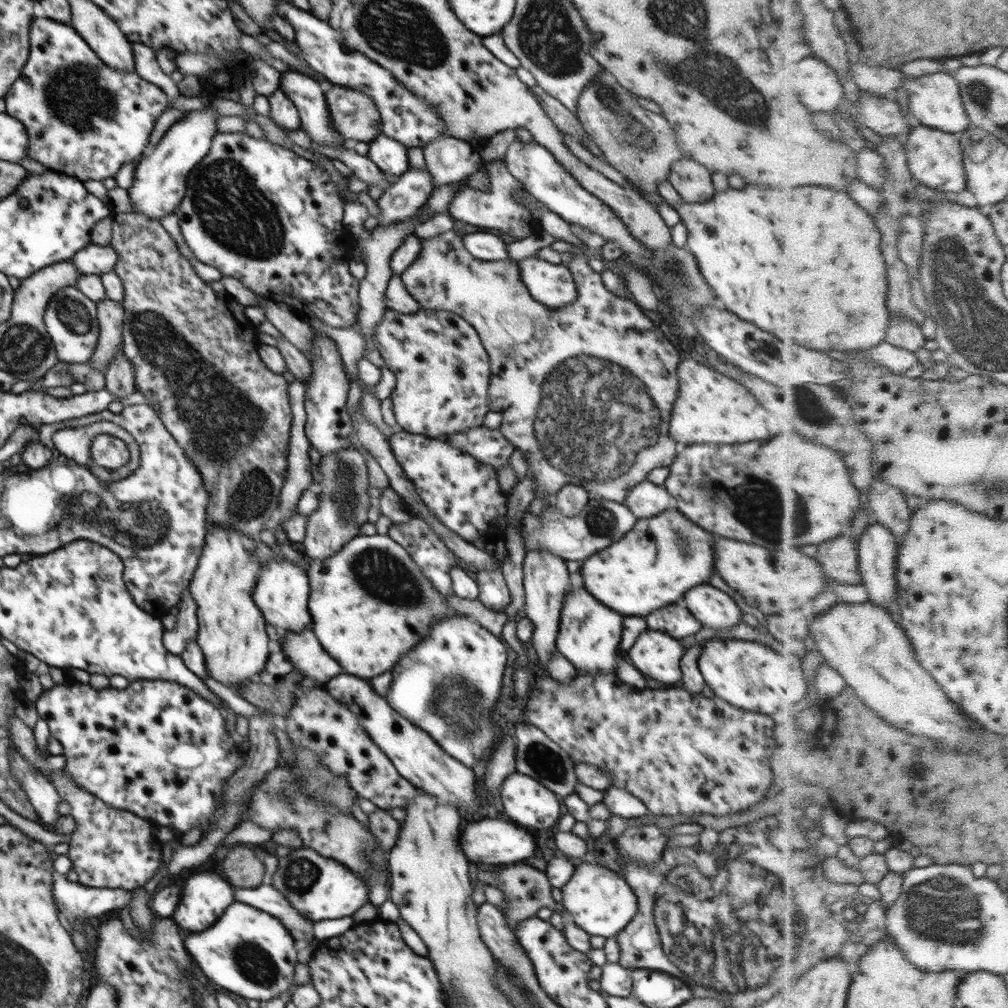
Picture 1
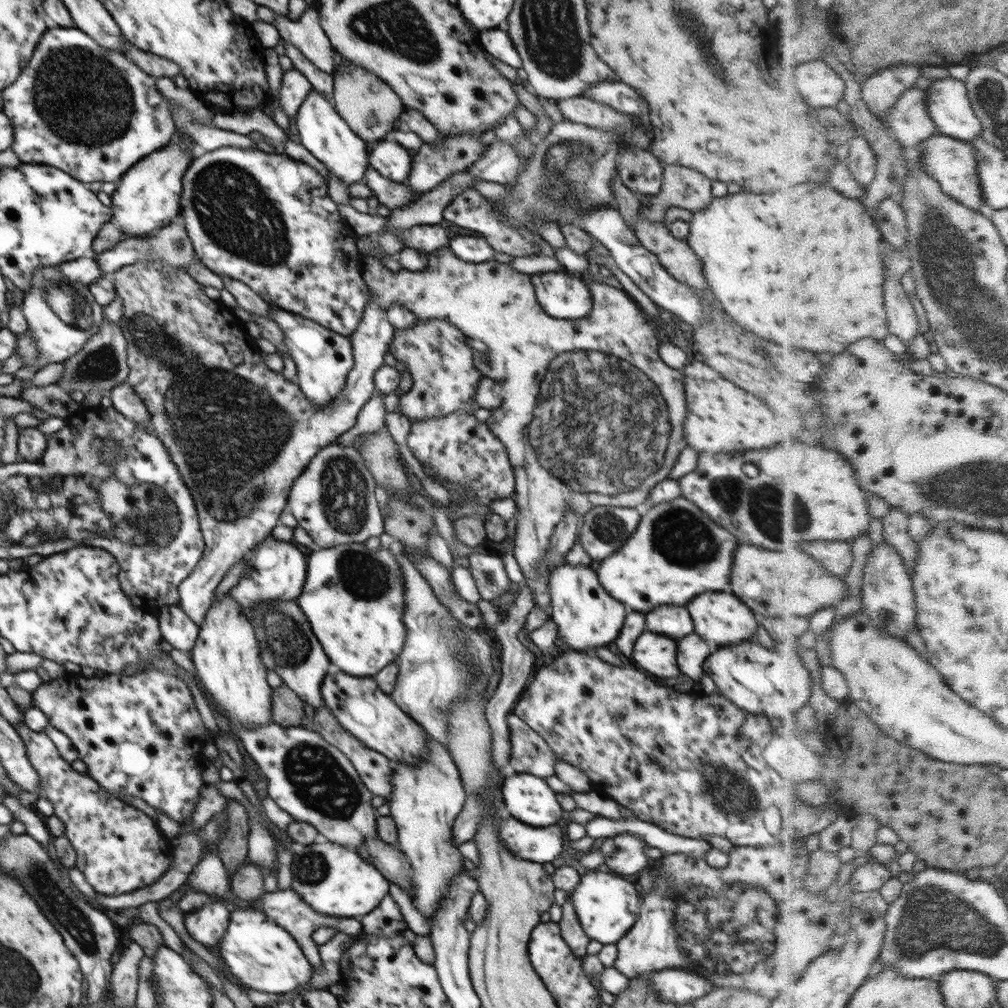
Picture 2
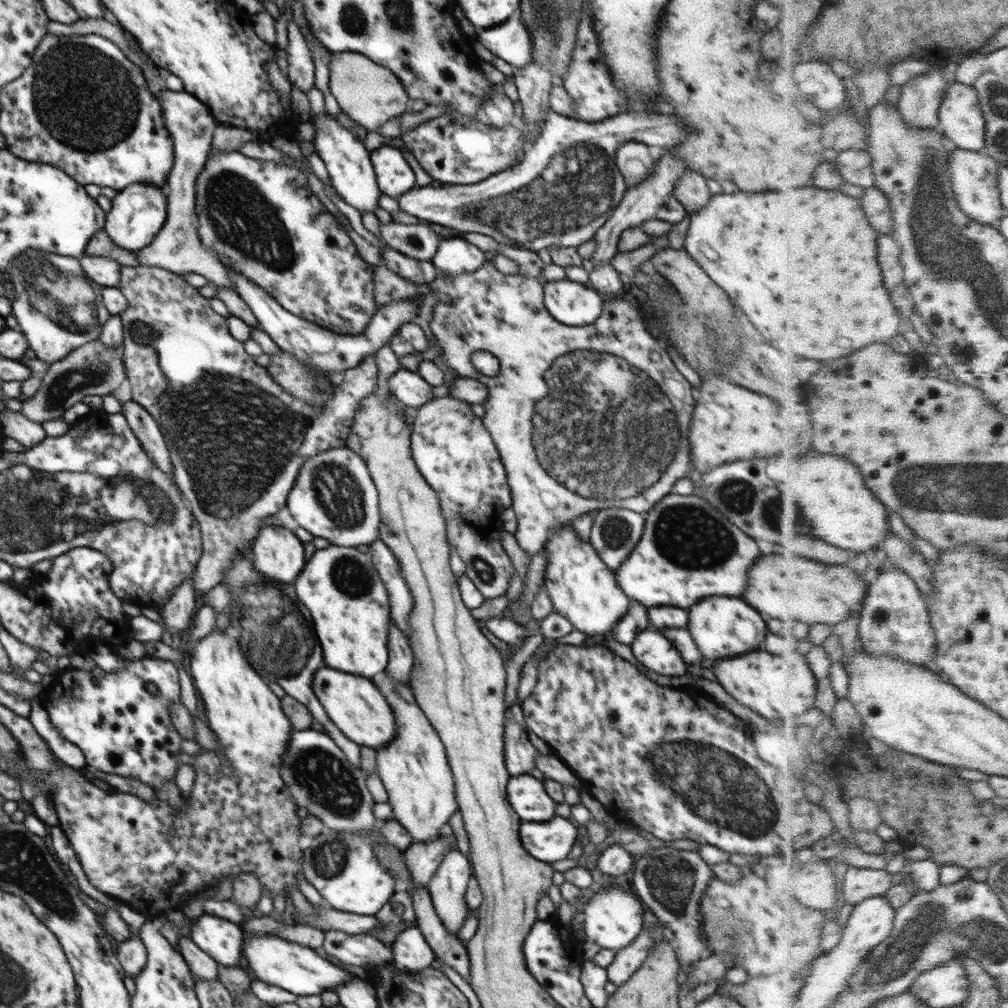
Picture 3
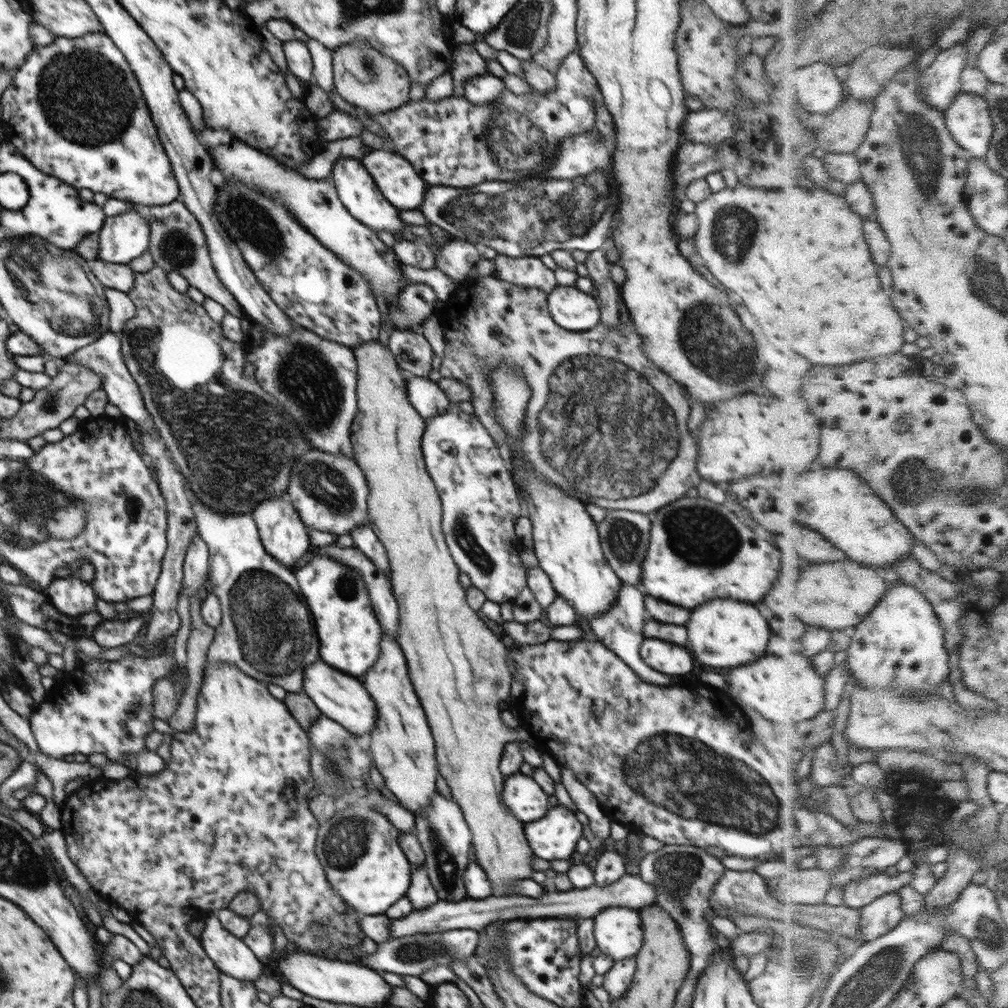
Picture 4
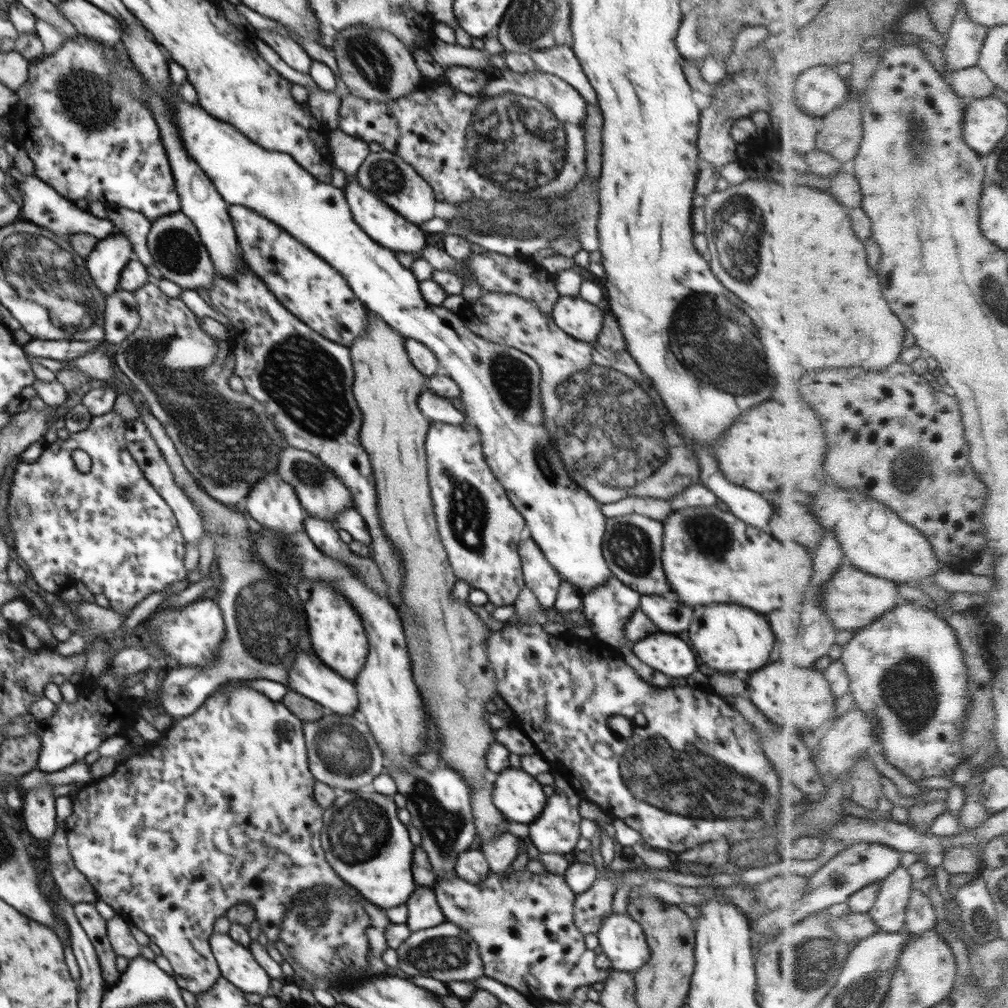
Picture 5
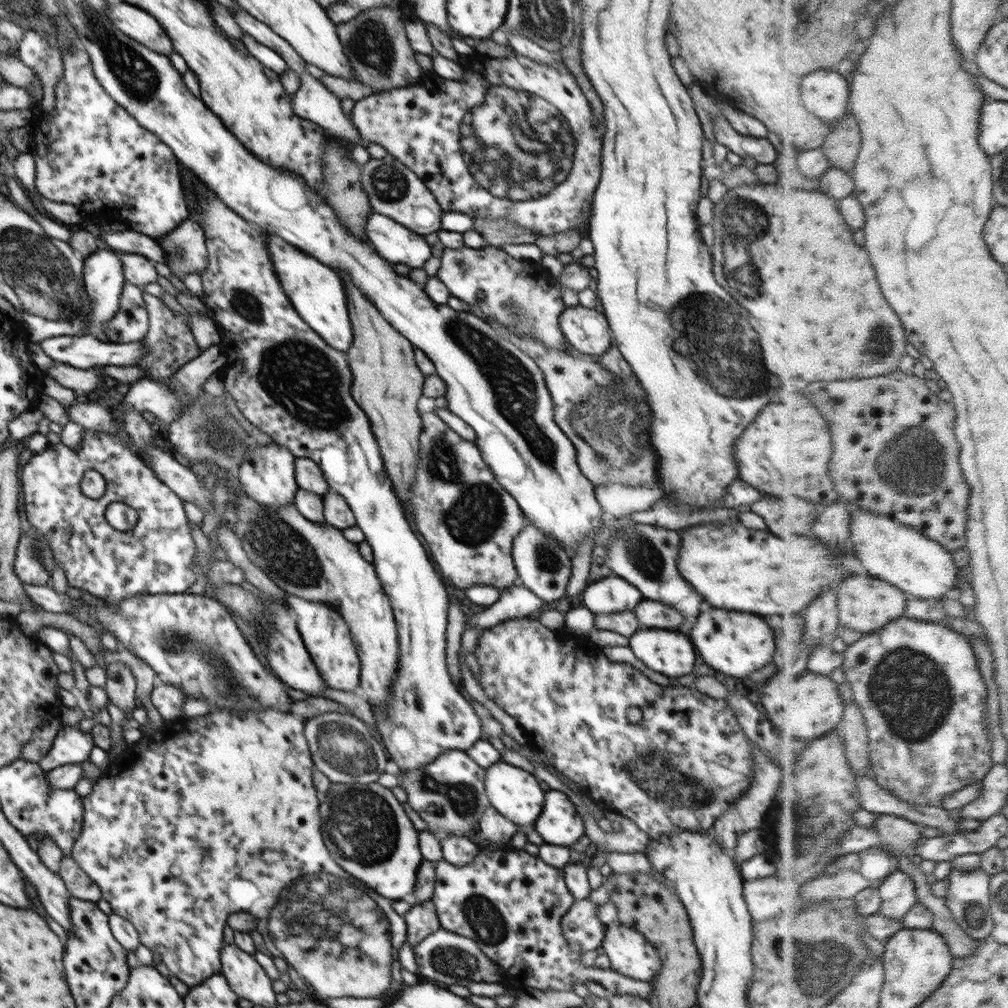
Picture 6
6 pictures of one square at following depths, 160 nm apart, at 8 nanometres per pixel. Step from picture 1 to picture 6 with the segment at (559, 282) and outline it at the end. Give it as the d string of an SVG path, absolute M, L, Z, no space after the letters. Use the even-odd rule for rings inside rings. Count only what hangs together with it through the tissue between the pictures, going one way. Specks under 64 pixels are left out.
M580 304L565 307L559 323L567 342L584 354L599 358L611 347L611 330L607 318L595 309Z

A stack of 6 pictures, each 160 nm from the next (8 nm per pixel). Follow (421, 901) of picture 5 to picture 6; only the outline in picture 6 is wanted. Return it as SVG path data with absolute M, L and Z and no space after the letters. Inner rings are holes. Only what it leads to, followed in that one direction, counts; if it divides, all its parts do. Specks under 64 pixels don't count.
M431 900L412 903L411 909L403 917L407 922L407 943L412 949L441 928L437 910Z

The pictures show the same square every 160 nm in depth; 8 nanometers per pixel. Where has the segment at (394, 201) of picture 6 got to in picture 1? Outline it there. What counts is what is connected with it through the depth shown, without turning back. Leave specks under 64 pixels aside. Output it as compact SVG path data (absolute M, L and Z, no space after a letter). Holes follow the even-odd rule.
M385 134L369 142L368 152L367 157L384 173L400 177L409 171L407 148Z

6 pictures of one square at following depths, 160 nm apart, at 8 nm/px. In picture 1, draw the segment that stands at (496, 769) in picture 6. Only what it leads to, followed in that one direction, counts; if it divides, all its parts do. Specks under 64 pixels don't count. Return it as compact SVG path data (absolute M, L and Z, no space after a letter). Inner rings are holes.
M509 774L502 786L504 812L530 828L550 828L558 822L562 808L558 796L544 788L540 782L524 774Z

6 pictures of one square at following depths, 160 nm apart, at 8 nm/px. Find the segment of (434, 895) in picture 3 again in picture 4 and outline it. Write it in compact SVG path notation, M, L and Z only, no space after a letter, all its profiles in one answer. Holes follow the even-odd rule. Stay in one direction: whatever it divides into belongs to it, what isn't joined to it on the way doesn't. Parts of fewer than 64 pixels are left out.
M436 791L430 804L415 816L414 834L421 840L428 880L434 885L440 900L450 902L464 900L467 890L463 874L470 862L468 856L473 845L473 836L460 805L452 798L446 798Z

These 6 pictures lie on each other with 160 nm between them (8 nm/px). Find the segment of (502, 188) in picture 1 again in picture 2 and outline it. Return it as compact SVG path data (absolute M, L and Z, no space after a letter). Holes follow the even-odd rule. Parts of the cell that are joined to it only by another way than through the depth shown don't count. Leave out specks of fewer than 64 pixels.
M464 190L460 196L456 196L450 206L444 208L443 219L454 222L461 226L480 234L496 252L504 252L514 257L530 256L532 254L543 254L544 256L555 256L555 250L543 240L538 234L534 235L528 229L516 229L515 226L510 226L507 222L503 222L499 218L498 213L494 211L494 204L490 200L482 197L480 192L474 190Z

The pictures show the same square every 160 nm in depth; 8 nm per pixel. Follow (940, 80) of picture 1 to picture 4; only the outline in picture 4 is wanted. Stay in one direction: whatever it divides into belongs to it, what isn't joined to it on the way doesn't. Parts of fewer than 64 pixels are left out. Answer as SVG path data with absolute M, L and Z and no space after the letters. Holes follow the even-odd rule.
M963 90L946 113L956 140L973 152L975 158L987 159L997 132L989 100L983 95Z

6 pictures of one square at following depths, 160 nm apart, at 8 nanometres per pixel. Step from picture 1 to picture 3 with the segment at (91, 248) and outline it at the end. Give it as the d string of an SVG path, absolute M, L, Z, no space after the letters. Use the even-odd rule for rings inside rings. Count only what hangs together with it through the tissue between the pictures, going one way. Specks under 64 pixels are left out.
M165 87L165 90L159 94L158 100L163 110L164 123L173 140L174 162L172 171L168 174L168 181L166 181L168 216L154 241L142 251L132 254L139 256L142 265L162 267L177 275L196 272L216 287L235 291L235 284L228 276L226 267L217 256L214 256L201 244L197 227L193 225L196 177L202 173L209 158L212 136L218 125L217 121L199 98L185 90L170 91Z

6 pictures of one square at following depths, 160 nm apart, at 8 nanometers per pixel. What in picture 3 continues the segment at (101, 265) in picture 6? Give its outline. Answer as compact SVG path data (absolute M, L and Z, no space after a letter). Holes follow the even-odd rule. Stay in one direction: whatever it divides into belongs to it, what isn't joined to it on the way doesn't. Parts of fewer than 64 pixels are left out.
M132 184L112 199L112 209L106 214L104 231L114 245L136 253L148 247L160 233L168 216L168 190L158 185Z

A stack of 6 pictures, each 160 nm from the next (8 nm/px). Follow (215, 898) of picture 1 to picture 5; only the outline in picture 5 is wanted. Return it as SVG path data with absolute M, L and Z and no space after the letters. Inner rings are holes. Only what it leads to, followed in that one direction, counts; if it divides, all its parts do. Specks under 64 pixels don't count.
M214 933L210 946L217 960L221 975L242 992L270 995L271 978L258 964L249 948L238 944L228 934Z

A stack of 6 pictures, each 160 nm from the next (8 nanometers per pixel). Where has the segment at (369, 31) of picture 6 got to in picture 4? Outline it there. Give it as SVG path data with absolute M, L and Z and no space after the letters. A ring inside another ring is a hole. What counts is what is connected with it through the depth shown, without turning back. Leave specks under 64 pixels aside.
M355 40L333 50L334 89L367 114L383 113L409 101L411 78L406 69L391 56L372 48L366 41Z

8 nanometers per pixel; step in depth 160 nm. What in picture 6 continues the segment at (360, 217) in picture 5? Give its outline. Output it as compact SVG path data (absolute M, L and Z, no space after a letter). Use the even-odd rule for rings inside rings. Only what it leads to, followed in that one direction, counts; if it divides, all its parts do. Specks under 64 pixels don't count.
M374 210L366 223L366 236L377 253L393 264L420 268L432 256L425 236Z

